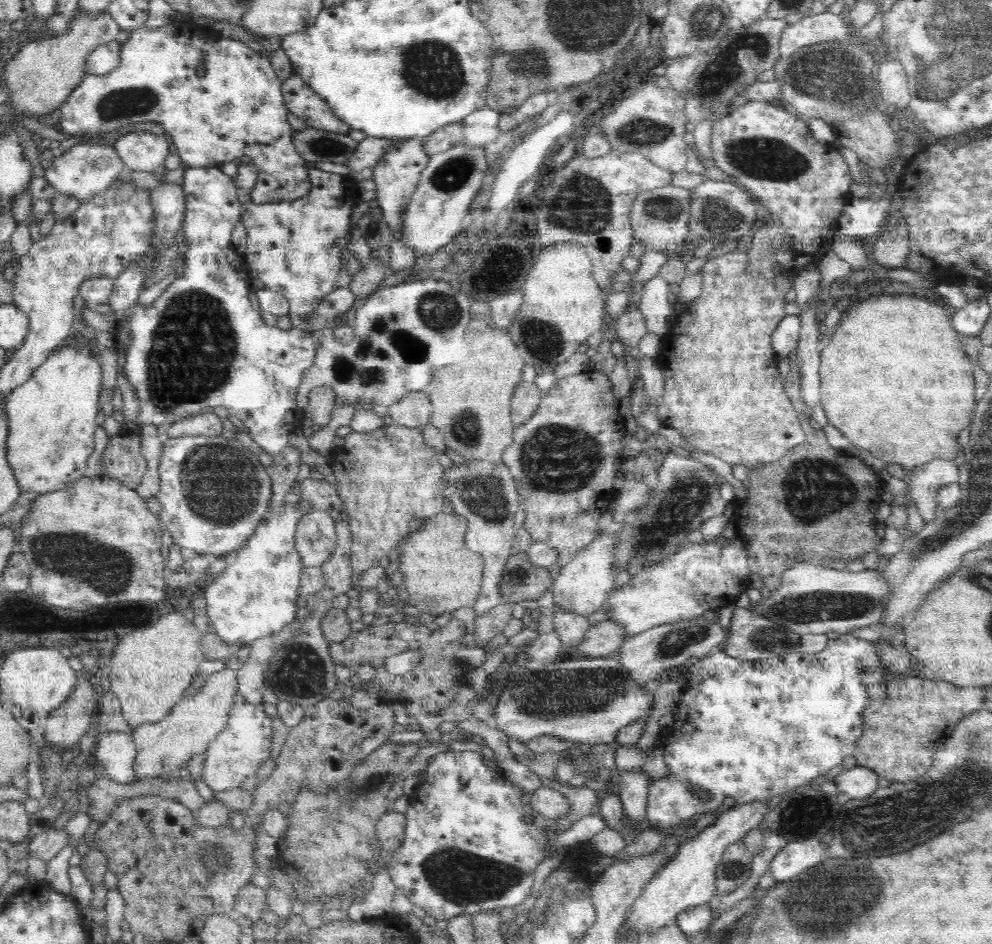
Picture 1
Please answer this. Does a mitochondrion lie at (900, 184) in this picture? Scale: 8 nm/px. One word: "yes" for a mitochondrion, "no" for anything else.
no

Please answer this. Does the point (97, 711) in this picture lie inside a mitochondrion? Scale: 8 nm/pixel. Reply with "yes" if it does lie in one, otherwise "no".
no

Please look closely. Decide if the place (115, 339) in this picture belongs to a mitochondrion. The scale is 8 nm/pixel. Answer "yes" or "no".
no

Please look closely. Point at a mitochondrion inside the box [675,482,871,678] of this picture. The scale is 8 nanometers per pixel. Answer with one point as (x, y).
(765, 637)

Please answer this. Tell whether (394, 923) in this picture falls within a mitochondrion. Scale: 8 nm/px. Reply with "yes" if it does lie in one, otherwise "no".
no

